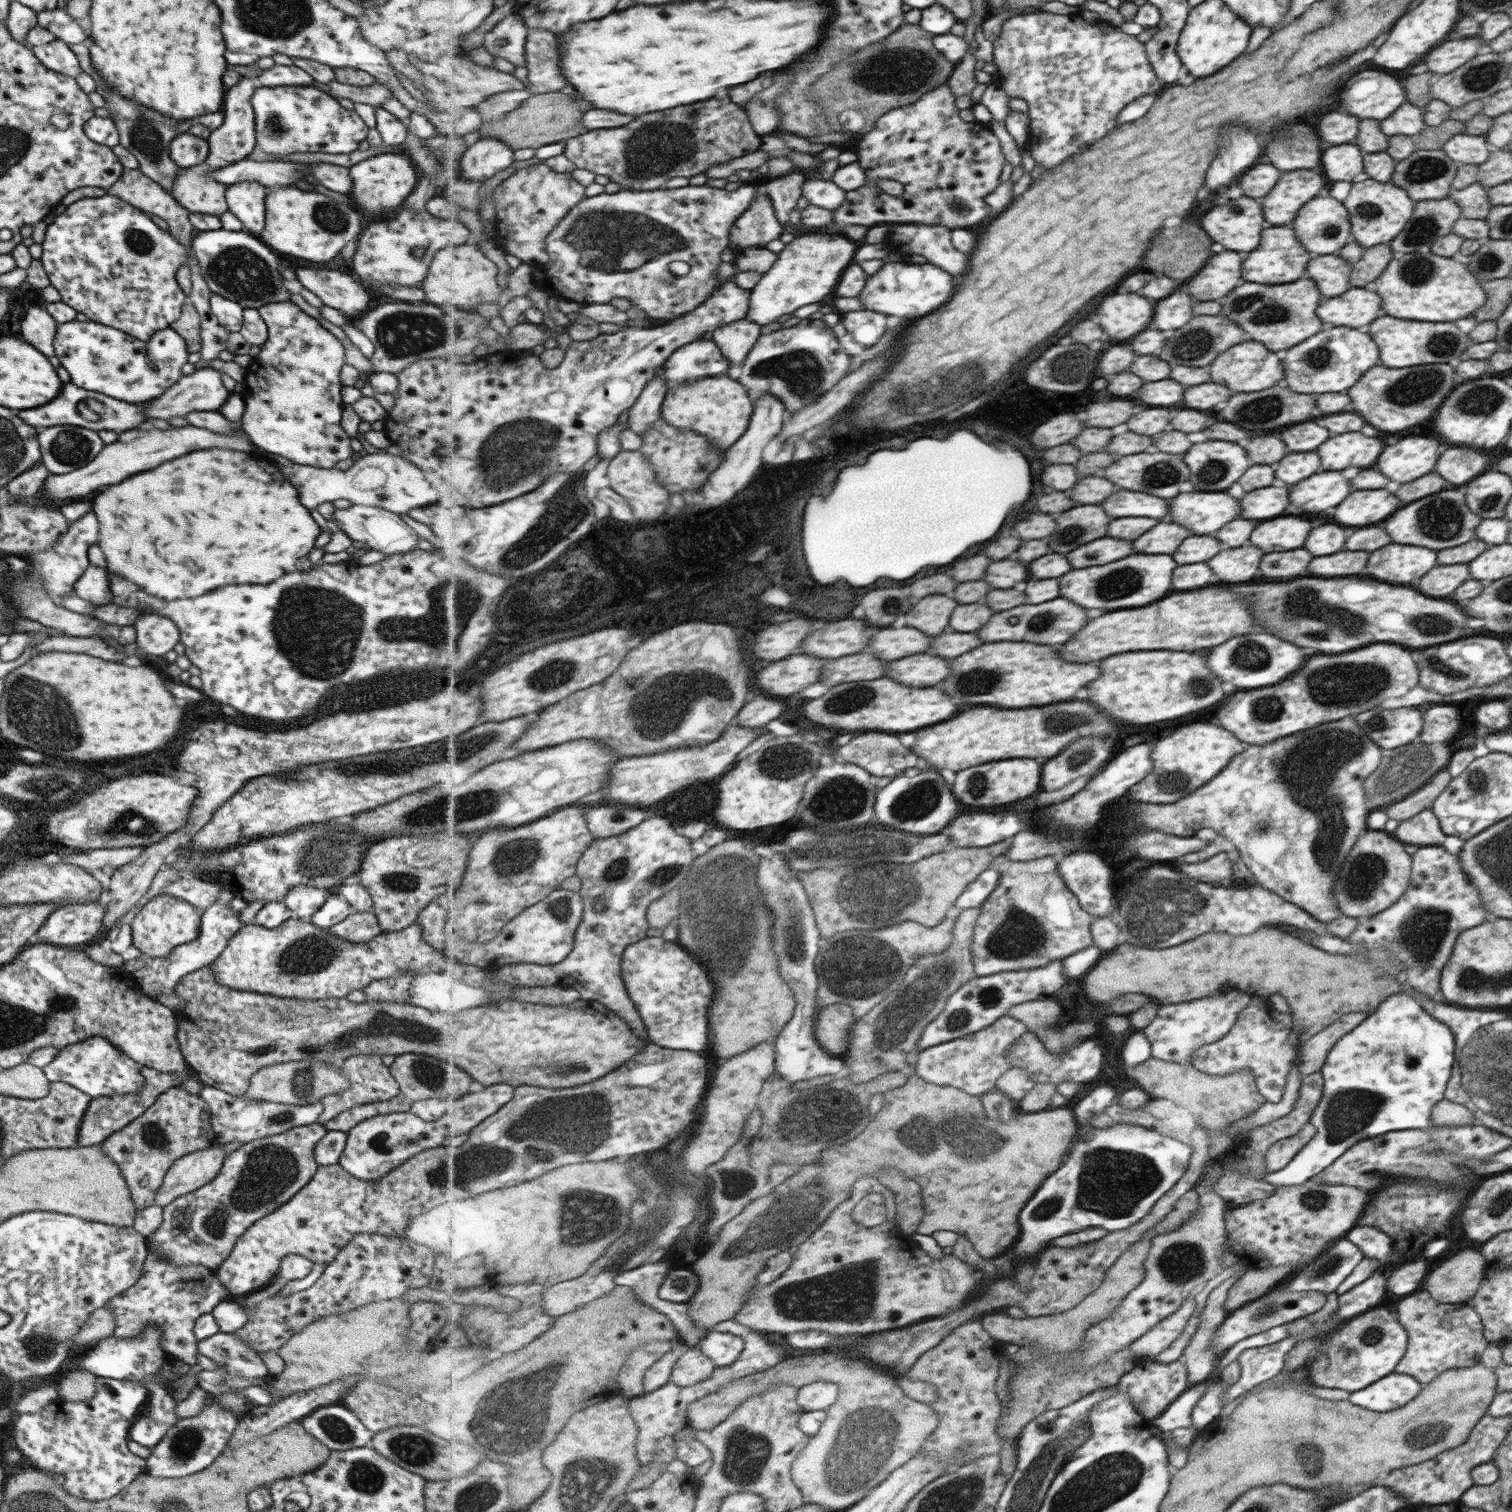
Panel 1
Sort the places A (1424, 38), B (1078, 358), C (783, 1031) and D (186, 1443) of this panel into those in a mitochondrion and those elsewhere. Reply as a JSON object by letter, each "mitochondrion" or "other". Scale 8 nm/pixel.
{"A":"other","B":"mitochondrion","C":"other","D":"mitochondrion"}

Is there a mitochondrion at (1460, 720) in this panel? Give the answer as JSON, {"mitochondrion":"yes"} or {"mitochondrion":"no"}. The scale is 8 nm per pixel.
{"mitochondrion":"no"}

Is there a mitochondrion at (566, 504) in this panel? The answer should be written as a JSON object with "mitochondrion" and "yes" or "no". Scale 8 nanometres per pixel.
{"mitochondrion":"yes"}

